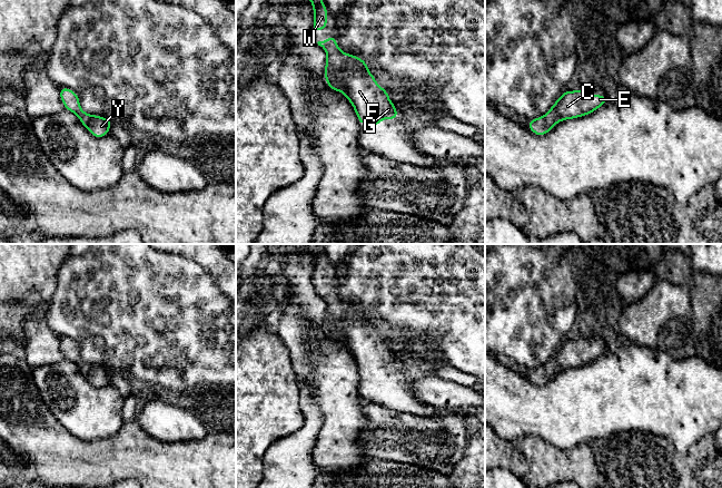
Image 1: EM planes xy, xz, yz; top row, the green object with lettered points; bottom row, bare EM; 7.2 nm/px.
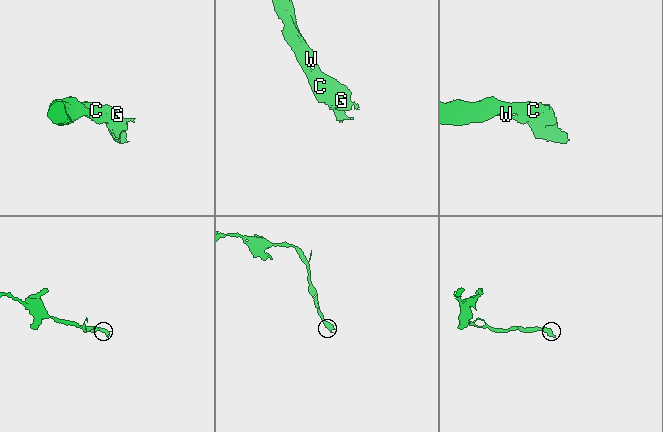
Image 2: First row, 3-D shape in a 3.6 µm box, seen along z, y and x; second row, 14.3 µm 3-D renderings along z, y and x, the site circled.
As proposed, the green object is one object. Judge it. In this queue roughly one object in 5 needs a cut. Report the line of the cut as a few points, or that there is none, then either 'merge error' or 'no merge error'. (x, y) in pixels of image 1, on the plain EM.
cut none; no merge error

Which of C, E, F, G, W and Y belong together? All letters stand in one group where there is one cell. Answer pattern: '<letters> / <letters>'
C E F G W Y

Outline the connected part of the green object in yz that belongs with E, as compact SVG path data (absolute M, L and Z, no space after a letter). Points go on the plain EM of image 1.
M587 339L565 340L544 365L528 370L527 378L535 384L543 385L558 371L592 363L605 353L604 344L589 344Z

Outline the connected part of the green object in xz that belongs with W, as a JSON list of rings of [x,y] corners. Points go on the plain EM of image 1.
[[[281,244],[281,246],[290,248],[298,248],[300,246],[309,247],[315,264],[313,280],[317,282],[327,277],[327,257],[319,244]]]

